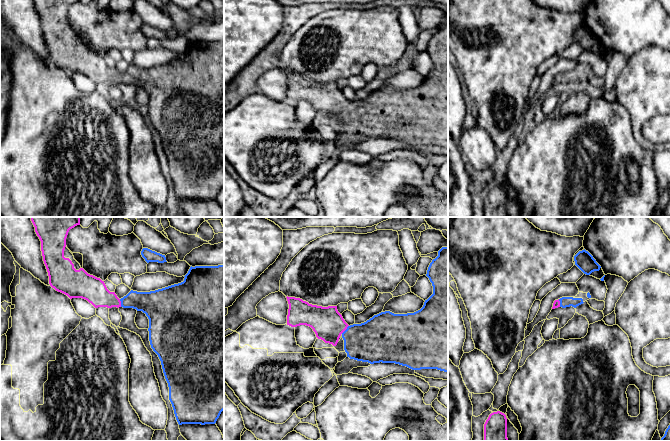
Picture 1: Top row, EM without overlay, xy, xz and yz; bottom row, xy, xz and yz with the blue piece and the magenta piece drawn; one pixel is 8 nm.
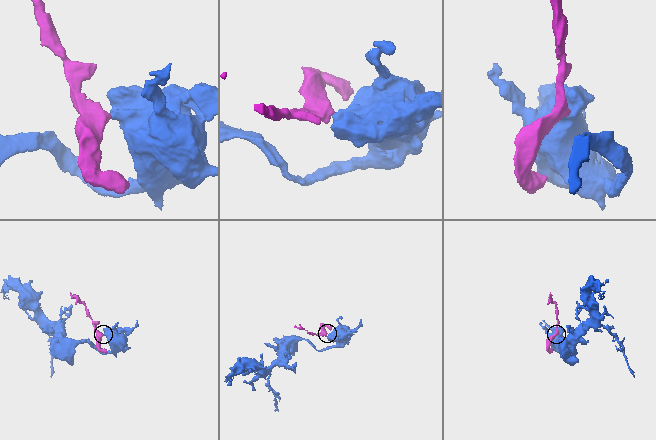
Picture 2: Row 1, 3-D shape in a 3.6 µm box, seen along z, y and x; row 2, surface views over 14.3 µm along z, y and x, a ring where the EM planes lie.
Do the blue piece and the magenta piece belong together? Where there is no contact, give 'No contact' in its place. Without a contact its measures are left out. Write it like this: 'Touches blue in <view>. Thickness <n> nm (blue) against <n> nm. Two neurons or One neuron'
Touches blue in xz. Thickness 340 nm (blue) against 260 nm. One neuron

